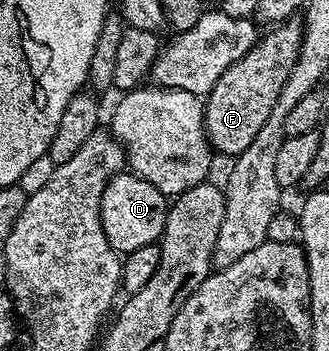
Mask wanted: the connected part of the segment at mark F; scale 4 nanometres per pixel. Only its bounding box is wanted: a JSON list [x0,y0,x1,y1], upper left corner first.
[204,19,303,159]

